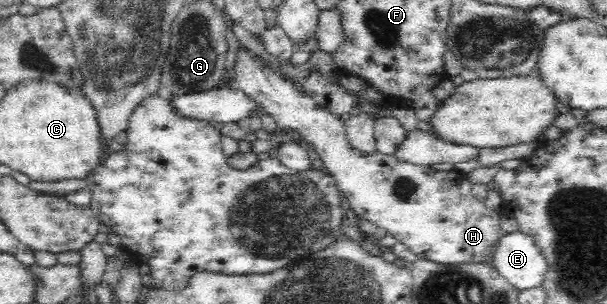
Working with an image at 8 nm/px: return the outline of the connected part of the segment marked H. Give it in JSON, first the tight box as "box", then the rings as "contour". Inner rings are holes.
{"box":[233,52,505,264],"contour":[[[238,52],[233,72],[236,77],[235,87],[252,97],[252,100],[262,107],[263,112],[273,116],[277,126],[293,130],[295,139],[320,155],[326,172],[333,177],[347,206],[352,207],[356,216],[386,229],[388,235],[399,240],[418,259],[431,260],[438,264],[484,263],[496,242],[505,235],[500,227],[500,219],[504,213],[490,209],[474,198],[471,191],[473,184],[466,180],[465,173],[455,168],[436,171],[429,166],[402,163],[391,154],[366,154],[354,148],[348,140],[343,116],[332,114],[321,107],[310,95],[304,94],[304,90],[300,92],[300,88],[292,81],[276,76],[268,65],[256,63],[253,54]]]}

